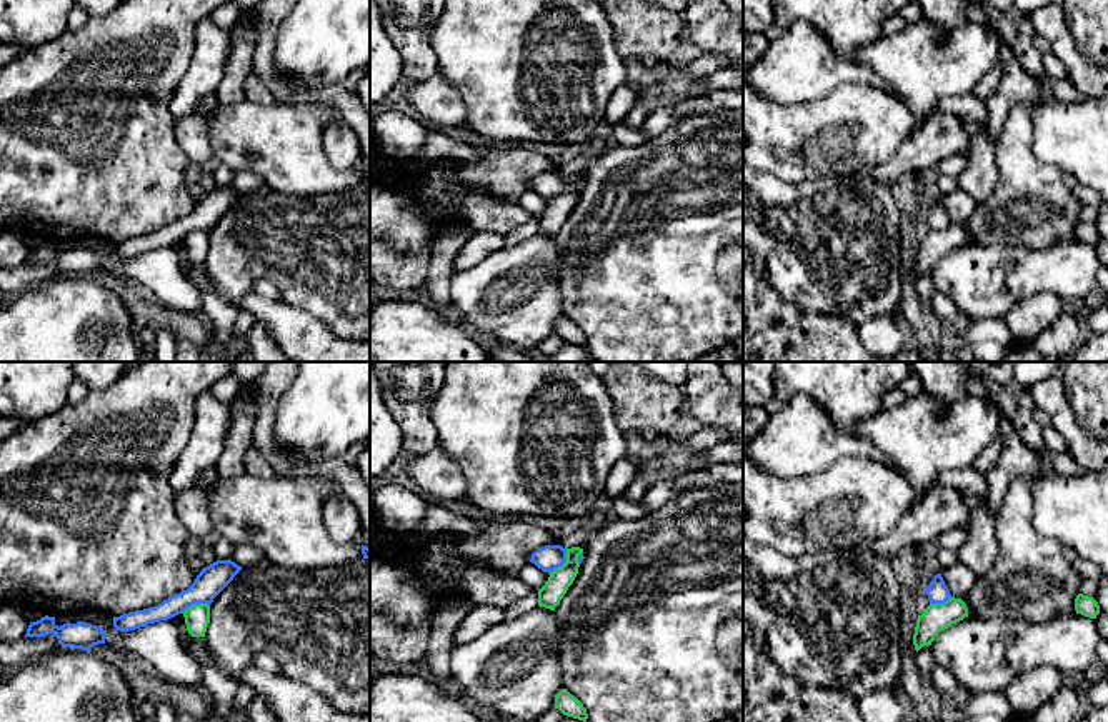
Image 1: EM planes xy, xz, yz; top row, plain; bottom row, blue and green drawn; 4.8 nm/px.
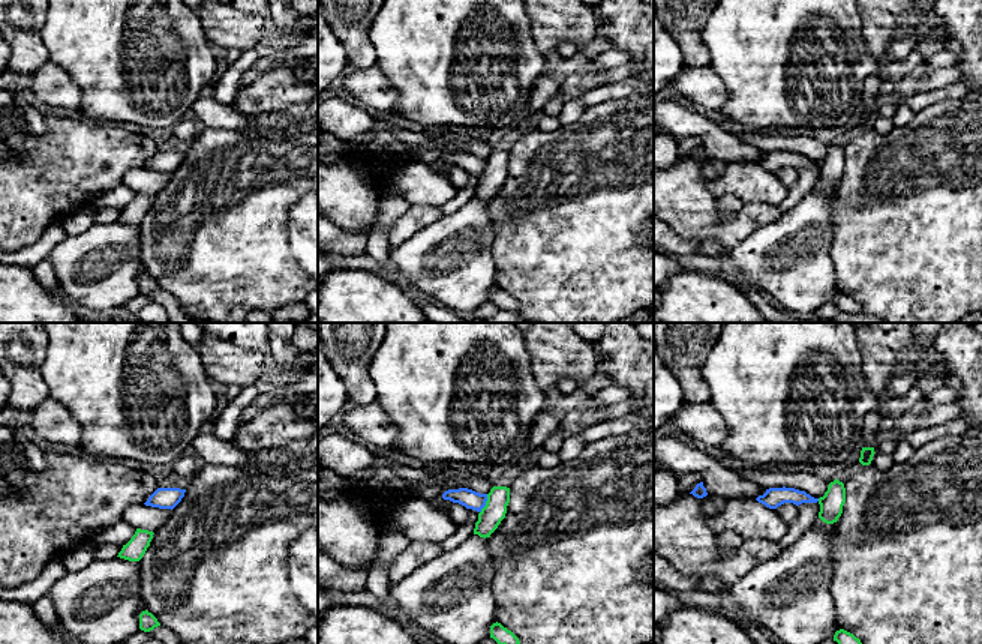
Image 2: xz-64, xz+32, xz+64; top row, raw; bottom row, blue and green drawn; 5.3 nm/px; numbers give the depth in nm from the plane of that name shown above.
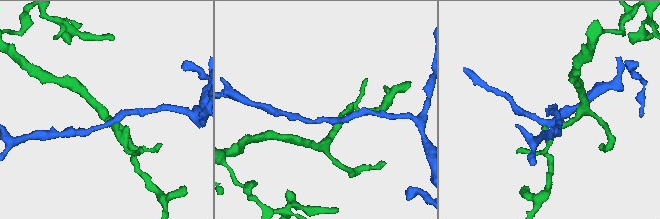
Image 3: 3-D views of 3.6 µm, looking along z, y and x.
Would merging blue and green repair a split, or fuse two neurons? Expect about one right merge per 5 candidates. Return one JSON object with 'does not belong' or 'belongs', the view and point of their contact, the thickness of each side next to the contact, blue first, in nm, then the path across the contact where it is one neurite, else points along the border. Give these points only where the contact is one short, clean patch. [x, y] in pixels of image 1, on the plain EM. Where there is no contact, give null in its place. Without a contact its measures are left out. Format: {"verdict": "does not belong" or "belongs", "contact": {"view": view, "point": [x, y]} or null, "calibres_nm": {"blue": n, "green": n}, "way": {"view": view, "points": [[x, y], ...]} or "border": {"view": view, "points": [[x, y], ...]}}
{"verdict": "does not belong", "contact": {"view": "xz", "point": [562, 190]}, "calibres_nm": {"blue": 120, "green": 110}, "border": {"view": "xz", "points": [[567, 175], [567, 185], [549, 199]]}}

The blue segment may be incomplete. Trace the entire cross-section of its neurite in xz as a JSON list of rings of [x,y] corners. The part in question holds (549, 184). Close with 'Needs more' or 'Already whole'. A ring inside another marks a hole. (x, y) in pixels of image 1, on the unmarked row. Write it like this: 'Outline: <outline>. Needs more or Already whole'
Outline: [[[545,172],[532,180],[530,188],[550,200],[566,188],[566,175],[561,172]]]. Already whole

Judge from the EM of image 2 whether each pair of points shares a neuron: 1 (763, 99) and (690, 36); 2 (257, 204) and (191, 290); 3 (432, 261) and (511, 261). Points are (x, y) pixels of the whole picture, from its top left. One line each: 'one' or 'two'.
1: two
2: one
3: two

